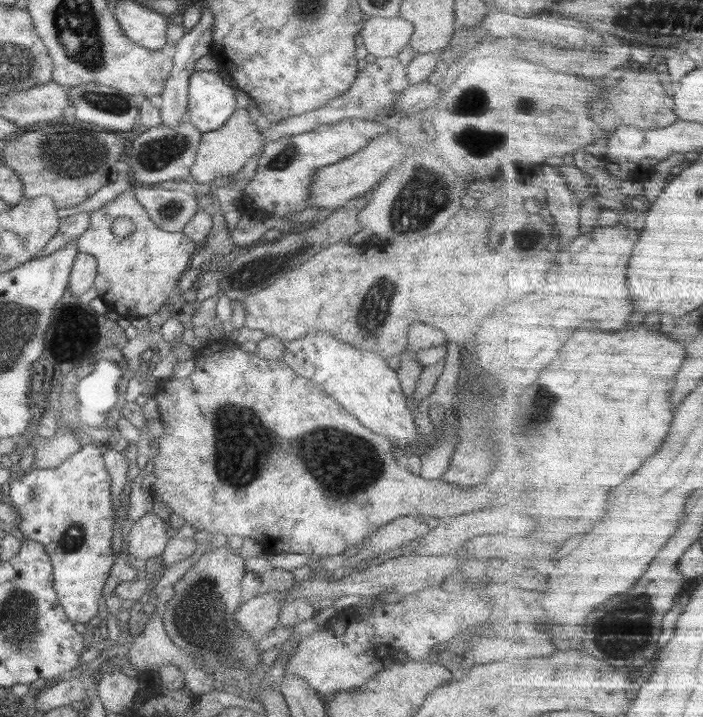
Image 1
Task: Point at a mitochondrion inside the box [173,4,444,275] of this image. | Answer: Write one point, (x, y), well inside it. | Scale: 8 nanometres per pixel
(413, 211)

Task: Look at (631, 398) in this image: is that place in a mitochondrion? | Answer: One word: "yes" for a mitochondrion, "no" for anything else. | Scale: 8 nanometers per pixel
no

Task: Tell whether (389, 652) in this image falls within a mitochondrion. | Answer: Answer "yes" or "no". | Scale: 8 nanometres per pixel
no

